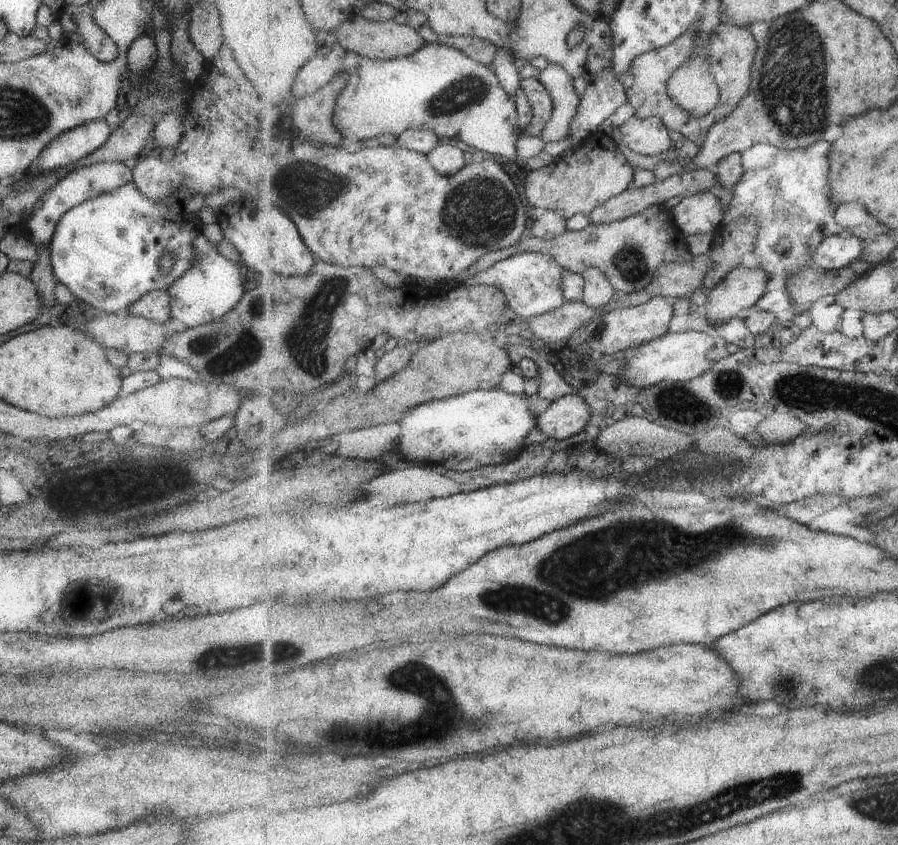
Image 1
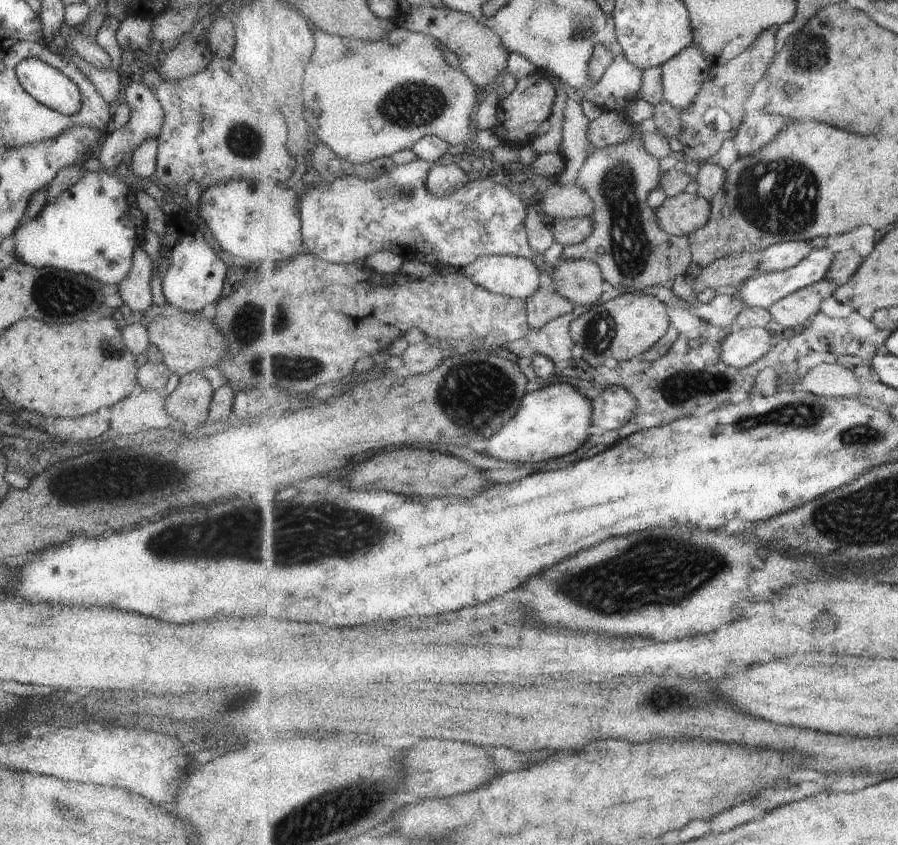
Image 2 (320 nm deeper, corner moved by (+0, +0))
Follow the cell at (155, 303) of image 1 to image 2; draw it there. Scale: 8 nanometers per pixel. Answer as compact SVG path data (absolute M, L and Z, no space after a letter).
M142 246L137 247L132 254L132 263L125 278L117 284L118 294L129 310L137 316L139 311L145 310L151 303L151 260Z

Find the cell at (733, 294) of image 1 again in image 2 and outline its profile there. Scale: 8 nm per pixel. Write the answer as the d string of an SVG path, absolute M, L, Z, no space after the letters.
M787 241L756 251L754 255L759 263L759 274L793 268L803 262L813 249L806 241Z

